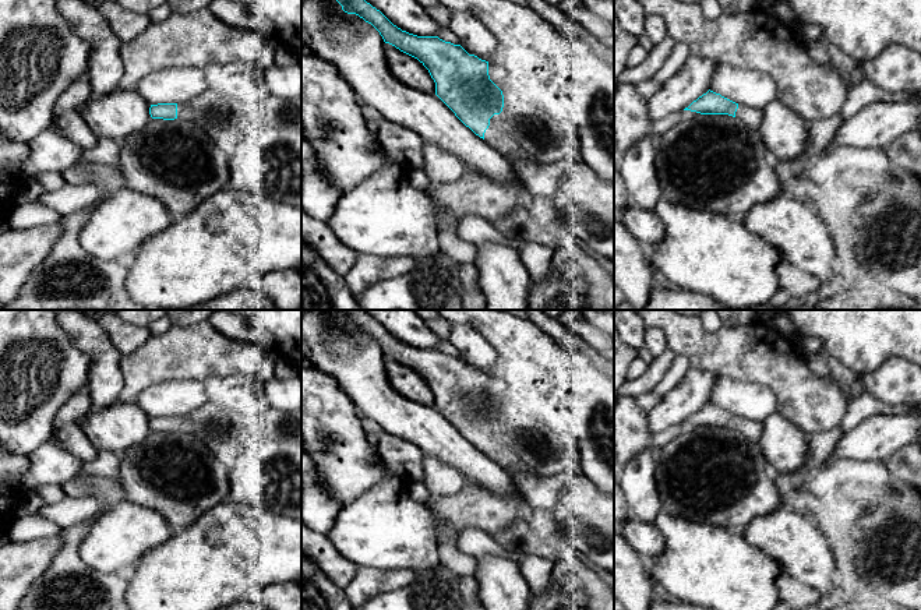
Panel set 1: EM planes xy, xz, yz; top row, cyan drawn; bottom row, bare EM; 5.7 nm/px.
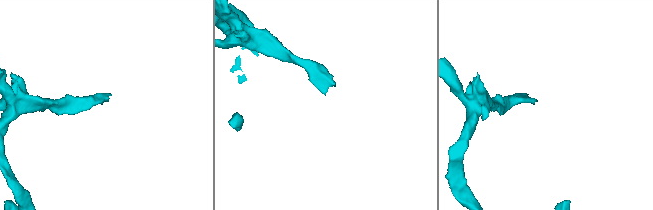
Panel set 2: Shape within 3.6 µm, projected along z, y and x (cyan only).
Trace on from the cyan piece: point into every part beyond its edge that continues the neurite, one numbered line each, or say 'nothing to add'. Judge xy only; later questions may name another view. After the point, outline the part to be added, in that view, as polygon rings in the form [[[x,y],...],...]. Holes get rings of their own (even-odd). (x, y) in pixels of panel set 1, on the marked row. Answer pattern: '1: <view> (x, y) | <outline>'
1: xy (191, 110) | [[[187,102],[177,105],[177,119],[194,120],[200,123],[202,120],[202,103],[201,102]]]

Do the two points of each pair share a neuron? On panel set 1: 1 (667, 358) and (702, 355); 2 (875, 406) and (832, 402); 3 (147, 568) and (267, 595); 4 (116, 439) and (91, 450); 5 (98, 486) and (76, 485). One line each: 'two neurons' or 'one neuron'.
1: two neurons
2: two neurons
3: two neurons
4: two neurons
5: one neuron

